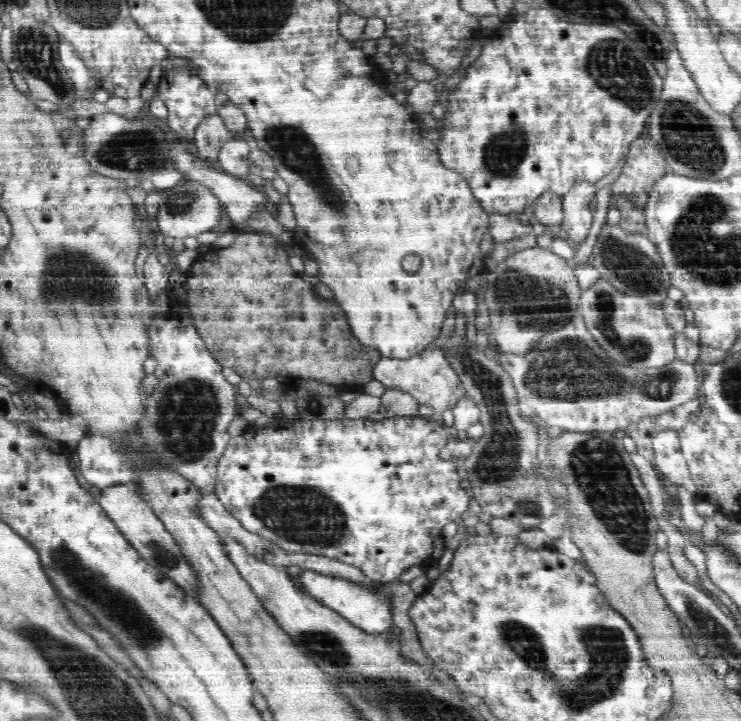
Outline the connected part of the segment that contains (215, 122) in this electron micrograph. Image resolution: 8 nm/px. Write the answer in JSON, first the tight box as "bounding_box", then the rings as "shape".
{"bounding_box":[192,113,231,164],"shape":[[[214,113],[198,124],[192,141],[196,144],[199,158],[208,159],[214,164],[220,149],[228,142],[231,135],[222,117]]]}

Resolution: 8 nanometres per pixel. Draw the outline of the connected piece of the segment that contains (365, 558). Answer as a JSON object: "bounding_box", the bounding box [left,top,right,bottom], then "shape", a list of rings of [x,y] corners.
{"bounding_box":[215,416,470,585],"shape":[[[344,416],[341,420],[306,421],[298,419],[292,428],[278,429],[266,426],[257,432],[246,432],[242,436],[231,438],[217,464],[215,493],[228,512],[235,516],[242,523],[242,527],[249,532],[270,540],[286,551],[338,558],[340,562],[346,562],[346,564],[359,568],[370,580],[386,585],[396,581],[397,577],[410,566],[416,566],[416,564],[424,566],[425,563],[439,561],[446,550],[442,530],[446,524],[456,523],[460,515],[468,510],[470,497],[460,487],[461,478],[454,460],[440,459],[440,450],[449,446],[449,432],[452,432],[452,428],[447,428],[444,424],[428,422],[422,416],[387,417],[381,422],[368,419],[351,420]]]}

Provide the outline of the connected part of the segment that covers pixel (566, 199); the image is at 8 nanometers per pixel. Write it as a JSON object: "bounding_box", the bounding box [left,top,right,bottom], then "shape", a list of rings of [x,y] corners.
{"bounding_box":[560,181,597,244],"shape":[[[580,181],[562,196],[563,222],[560,225],[568,233],[569,242],[581,244],[588,236],[595,214],[589,205],[597,192],[594,183]]]}

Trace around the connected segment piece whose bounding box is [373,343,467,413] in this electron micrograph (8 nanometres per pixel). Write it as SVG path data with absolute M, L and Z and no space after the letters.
M432 343L408 360L381 358L373 368L373 379L381 382L386 389L398 389L410 394L420 405L431 407L435 413L453 411L454 406L467 394L455 370L446 363L442 347L432 346Z

